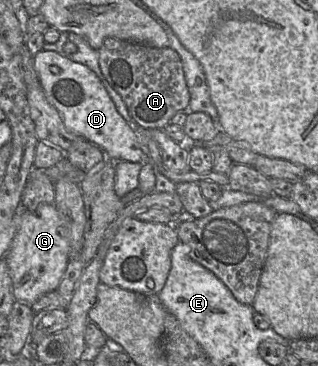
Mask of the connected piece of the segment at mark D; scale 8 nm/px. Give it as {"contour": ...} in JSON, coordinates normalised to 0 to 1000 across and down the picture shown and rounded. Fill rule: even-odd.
{"contour":[[[129,137],[107,153],[107,186],[154,279],[182,301],[204,347],[220,361],[318,404],[336,432],[355,440],[443,443],[447,448],[469,440],[437,396],[415,344],[368,303],[355,273],[296,194],[264,175],[220,164],[204,148],[142,137]],[[160,180],[179,180],[186,197],[167,199]]]}

